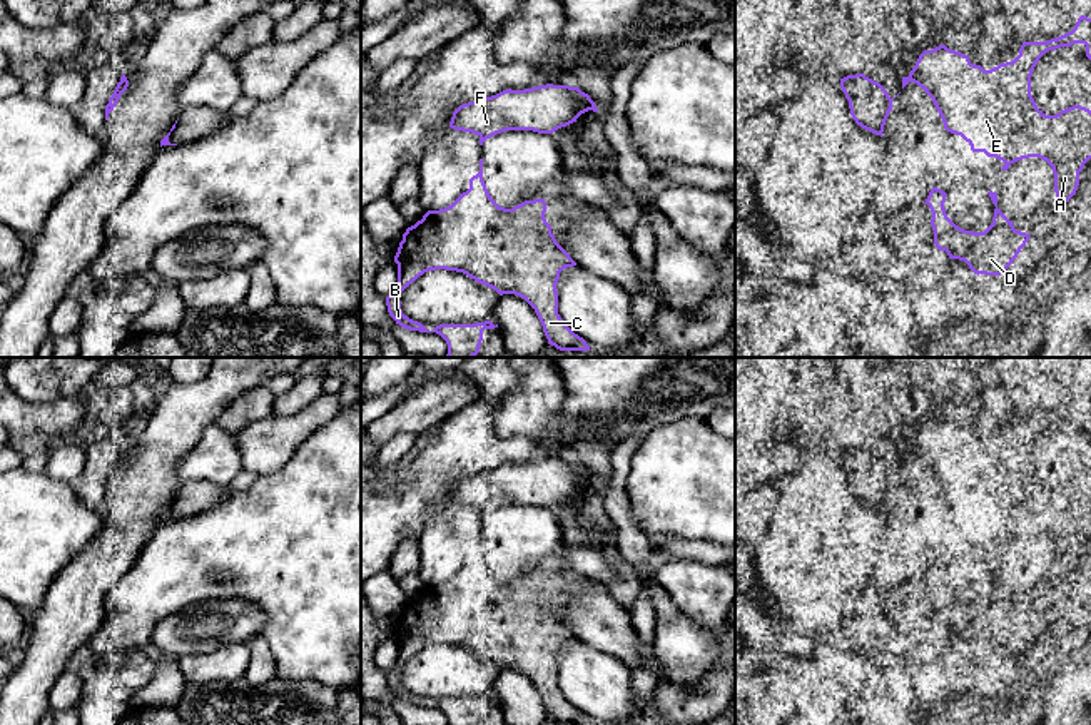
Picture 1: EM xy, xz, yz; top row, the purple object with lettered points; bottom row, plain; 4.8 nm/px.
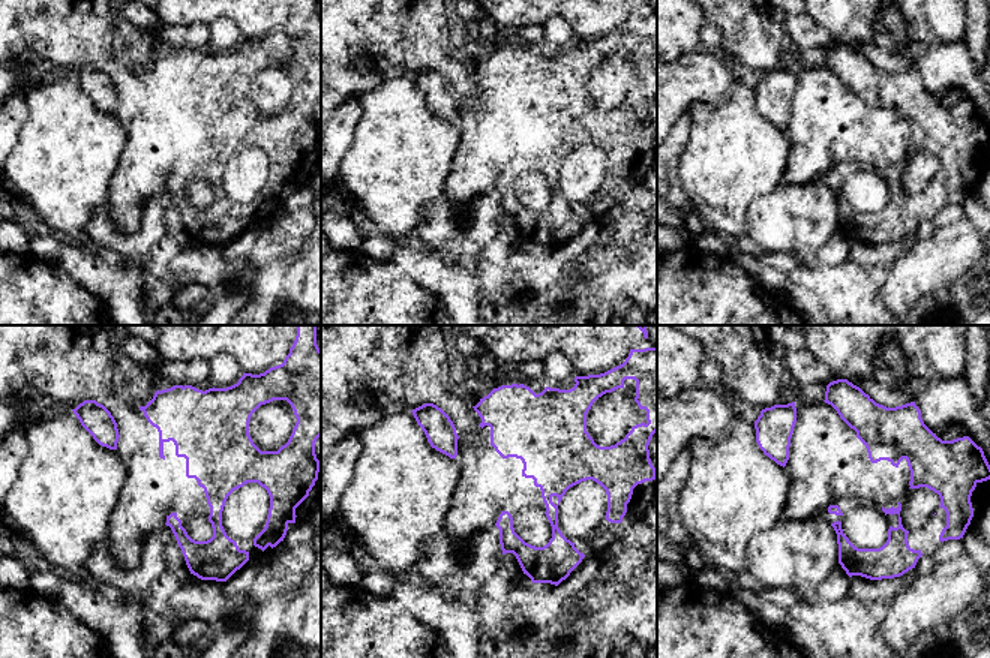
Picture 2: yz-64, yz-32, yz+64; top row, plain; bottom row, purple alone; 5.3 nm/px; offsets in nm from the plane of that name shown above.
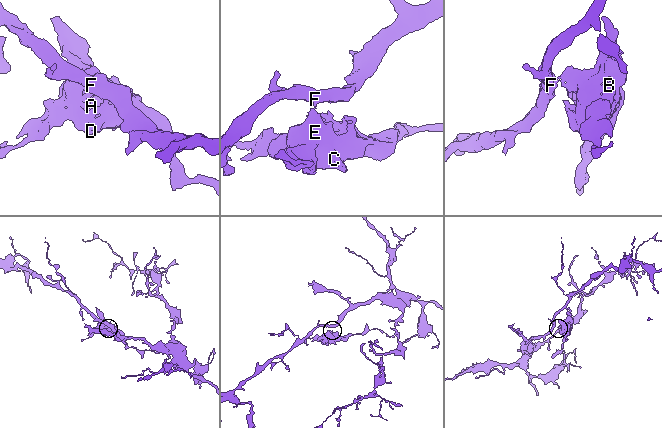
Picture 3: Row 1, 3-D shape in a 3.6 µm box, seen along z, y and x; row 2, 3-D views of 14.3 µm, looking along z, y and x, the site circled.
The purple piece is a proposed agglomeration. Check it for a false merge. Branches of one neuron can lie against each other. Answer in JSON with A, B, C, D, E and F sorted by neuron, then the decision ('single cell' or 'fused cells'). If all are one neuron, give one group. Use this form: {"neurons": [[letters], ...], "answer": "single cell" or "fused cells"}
{"neurons": [["A", "B", "C", "D", "E"], ["F"]], "answer": "fused cells"}

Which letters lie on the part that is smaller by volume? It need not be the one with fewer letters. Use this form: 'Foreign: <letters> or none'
Foreign: A, B, C, D, E

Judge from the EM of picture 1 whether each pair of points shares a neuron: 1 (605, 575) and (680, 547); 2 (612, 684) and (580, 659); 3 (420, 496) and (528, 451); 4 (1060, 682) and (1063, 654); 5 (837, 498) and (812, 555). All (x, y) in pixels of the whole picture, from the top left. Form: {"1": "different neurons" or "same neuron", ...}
{"1": "same neuron", "2": "same neuron", "3": "same neuron", "4": "different neurons", "5": "same neuron"}

